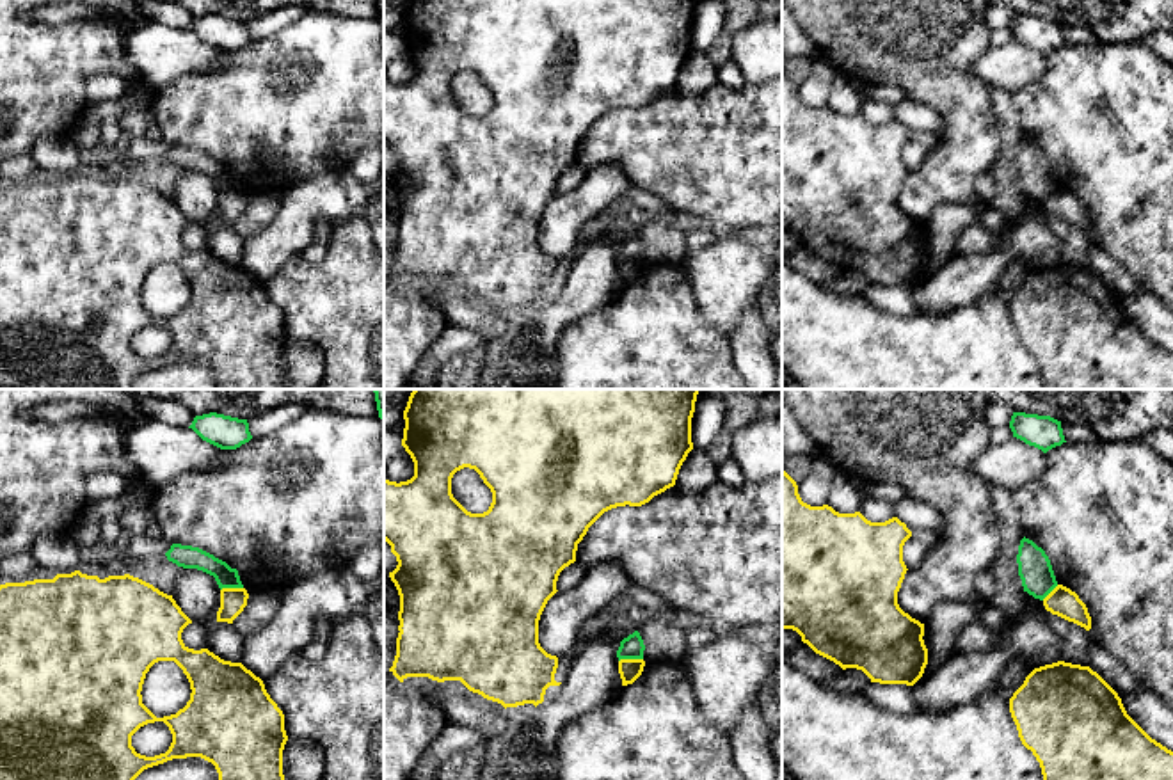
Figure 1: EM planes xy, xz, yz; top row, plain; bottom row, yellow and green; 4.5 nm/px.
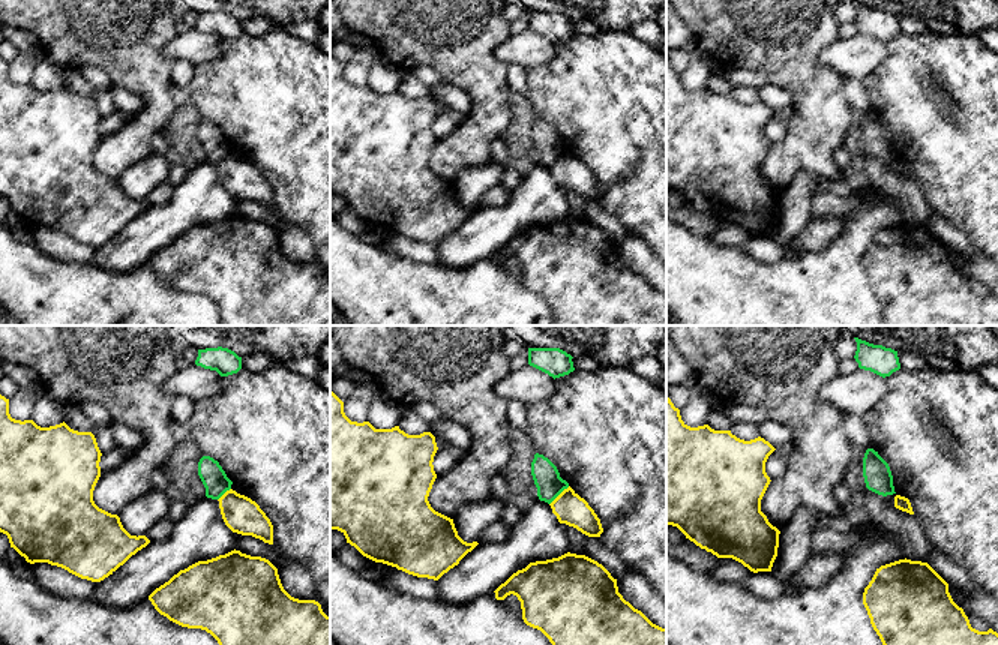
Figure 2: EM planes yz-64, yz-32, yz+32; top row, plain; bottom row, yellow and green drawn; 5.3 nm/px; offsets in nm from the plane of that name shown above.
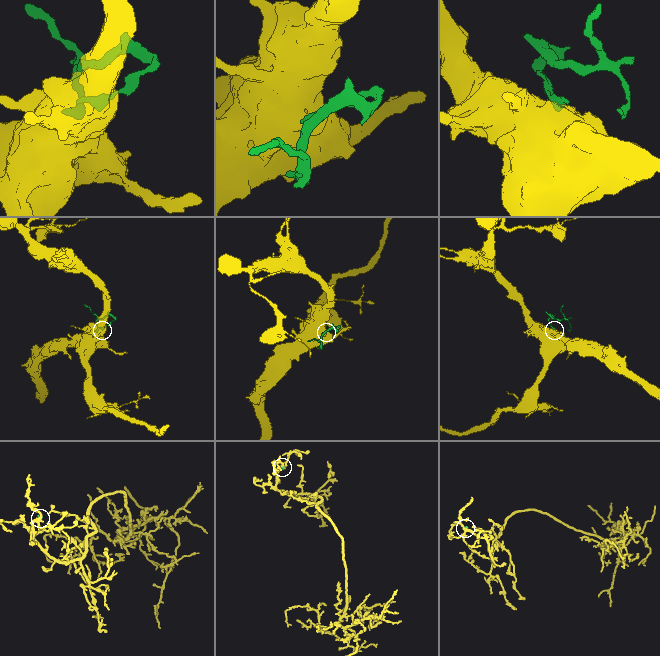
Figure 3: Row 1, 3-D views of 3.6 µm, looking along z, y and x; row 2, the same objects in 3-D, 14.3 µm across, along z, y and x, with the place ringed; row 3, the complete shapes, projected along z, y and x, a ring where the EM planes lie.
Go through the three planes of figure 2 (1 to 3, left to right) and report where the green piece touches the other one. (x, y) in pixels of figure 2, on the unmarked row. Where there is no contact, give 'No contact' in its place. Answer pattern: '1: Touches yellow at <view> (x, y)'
1: Touches yellow at yz-64 (224, 158)
2: Touches yellow at yz-32 (559, 159)
3: No contact

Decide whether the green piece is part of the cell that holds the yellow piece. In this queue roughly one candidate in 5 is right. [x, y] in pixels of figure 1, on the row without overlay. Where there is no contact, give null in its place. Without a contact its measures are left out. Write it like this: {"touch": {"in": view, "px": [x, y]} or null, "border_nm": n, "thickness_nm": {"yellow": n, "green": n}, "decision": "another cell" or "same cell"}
{"touch": {"in": "xz", "px": [630, 262]}, "border_nm": 110, "thickness_nm": {"yellow": 100, "green": 110}, "decision": "another cell"}

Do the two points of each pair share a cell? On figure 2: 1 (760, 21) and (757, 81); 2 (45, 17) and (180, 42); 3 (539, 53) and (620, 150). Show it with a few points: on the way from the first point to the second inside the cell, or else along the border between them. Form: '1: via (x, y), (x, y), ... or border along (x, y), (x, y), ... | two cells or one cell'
1: border along (725, 66), (758, 71), (766, 81) | two cells
2: border along (179, 33), (164, 48), (164, 53), (174, 62) | two cells
3: border along (556, 44), (556, 53), (529, 71) | two cells

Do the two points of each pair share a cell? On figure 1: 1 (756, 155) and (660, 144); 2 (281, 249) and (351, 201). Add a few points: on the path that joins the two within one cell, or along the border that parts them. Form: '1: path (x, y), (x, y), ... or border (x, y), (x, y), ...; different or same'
1: path (733, 155), (704, 155), (683, 148); same
2: path (294, 231), (324, 201), (333, 201); same

